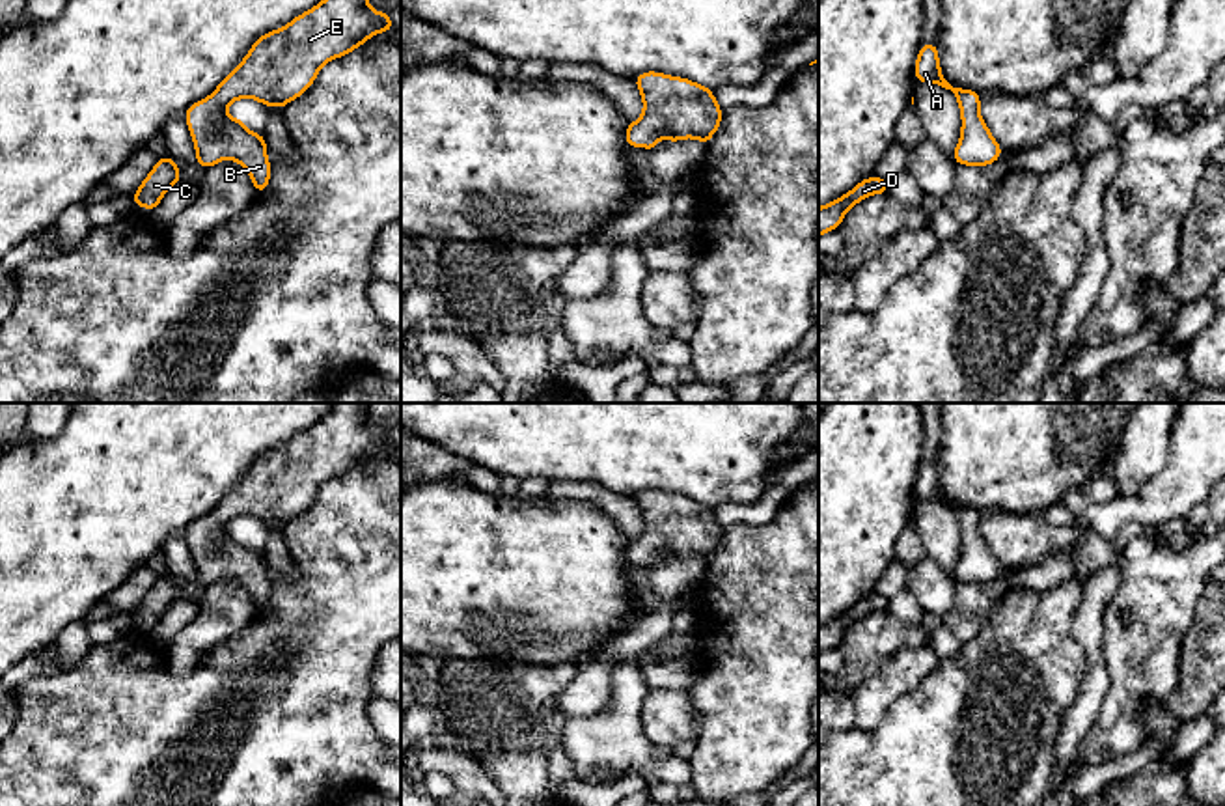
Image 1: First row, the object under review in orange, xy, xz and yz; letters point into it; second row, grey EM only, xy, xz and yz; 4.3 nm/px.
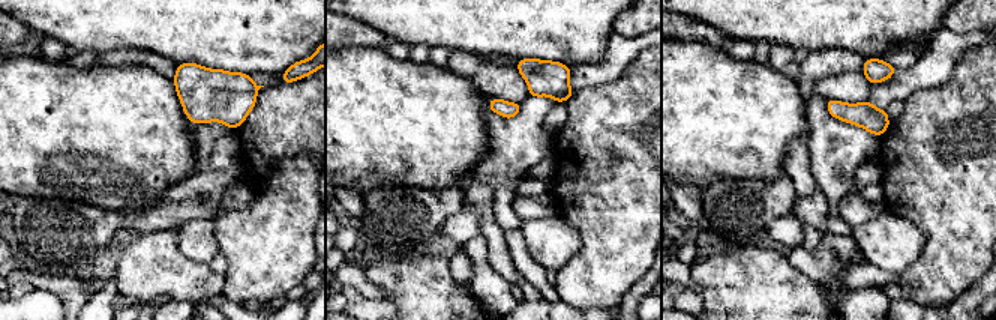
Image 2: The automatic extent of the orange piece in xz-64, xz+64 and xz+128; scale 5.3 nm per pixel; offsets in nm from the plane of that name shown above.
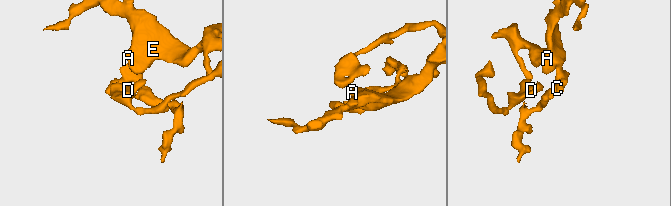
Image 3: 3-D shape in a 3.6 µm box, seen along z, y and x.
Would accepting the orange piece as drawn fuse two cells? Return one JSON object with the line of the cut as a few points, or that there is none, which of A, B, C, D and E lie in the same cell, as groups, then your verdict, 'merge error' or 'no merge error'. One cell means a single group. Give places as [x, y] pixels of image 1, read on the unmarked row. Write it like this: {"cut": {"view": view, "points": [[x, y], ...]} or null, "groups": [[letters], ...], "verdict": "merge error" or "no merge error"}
{"cut": null, "groups": [["A", "B", "C", "D", "E"]], "verdict": "no merge error"}

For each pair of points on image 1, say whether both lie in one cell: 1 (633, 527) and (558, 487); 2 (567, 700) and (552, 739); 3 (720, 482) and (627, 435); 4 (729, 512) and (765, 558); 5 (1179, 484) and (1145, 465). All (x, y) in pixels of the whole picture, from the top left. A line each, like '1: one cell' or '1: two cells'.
1: one cell
2: two cells
3: one cell
4: two cells
5: two cells

